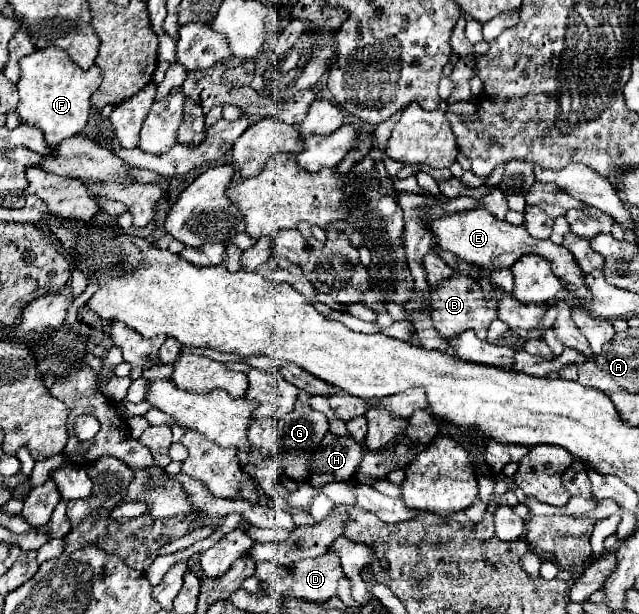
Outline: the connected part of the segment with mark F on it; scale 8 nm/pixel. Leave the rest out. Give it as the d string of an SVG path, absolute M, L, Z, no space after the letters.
M57 46L35 50L33 54L23 56L19 64L21 78L17 82L19 88L17 112L21 120L37 124L43 130L49 148L57 148L65 138L75 136L87 124L87 118L91 114L89 98L101 84L101 72L97 66L83 70L69 58L65 50Z

